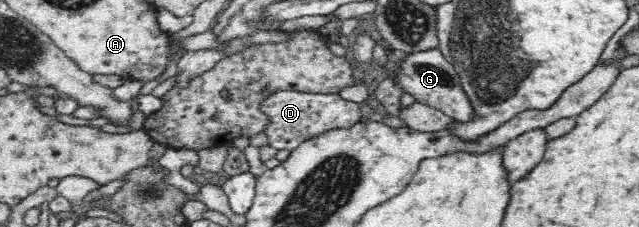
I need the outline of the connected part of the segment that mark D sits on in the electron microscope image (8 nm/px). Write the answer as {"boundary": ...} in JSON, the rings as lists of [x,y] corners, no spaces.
{"boundary":[[[277,90],[269,94],[261,104],[261,111],[269,116],[269,124],[263,133],[268,136],[268,144],[277,150],[290,152],[308,138],[325,134],[327,131],[349,128],[361,120],[361,104],[349,102],[339,94],[311,94],[293,90]]]}

